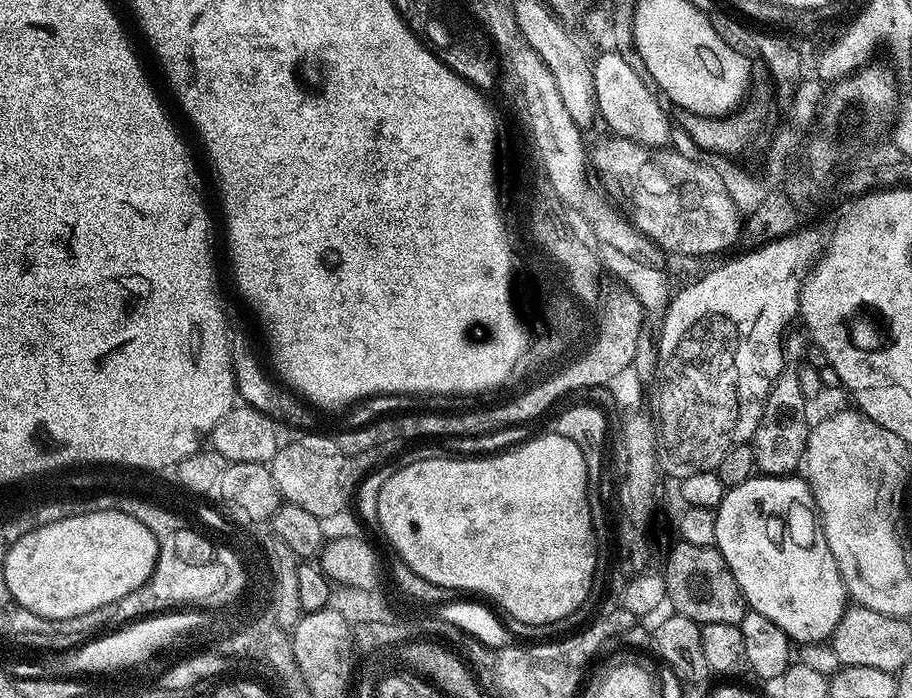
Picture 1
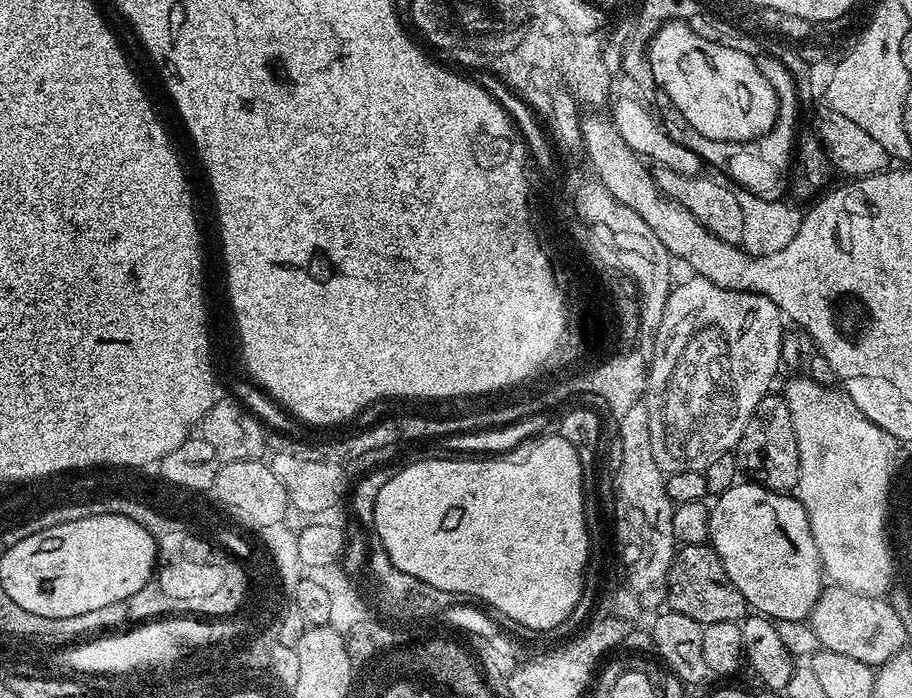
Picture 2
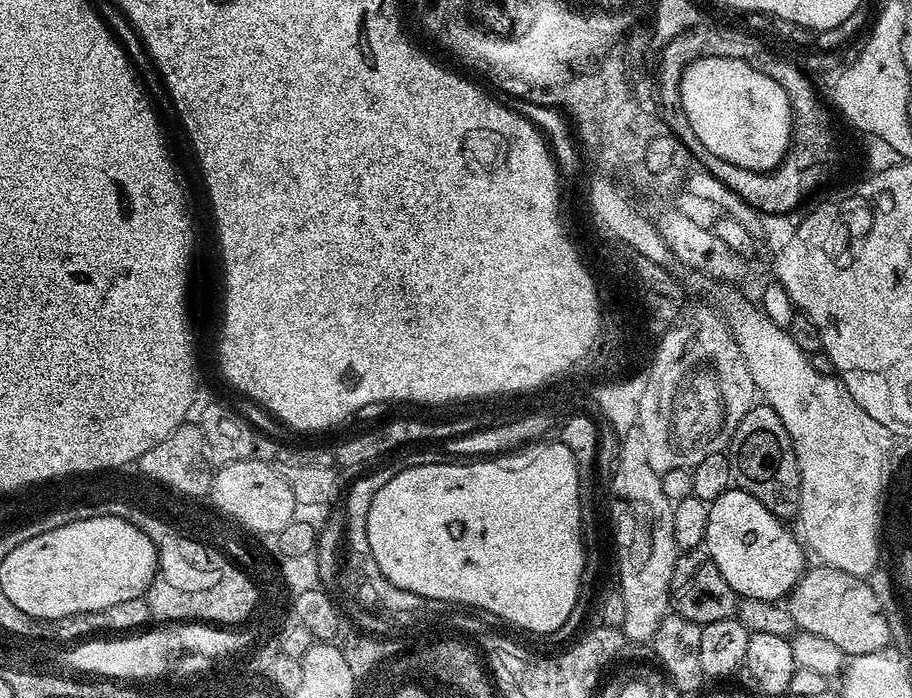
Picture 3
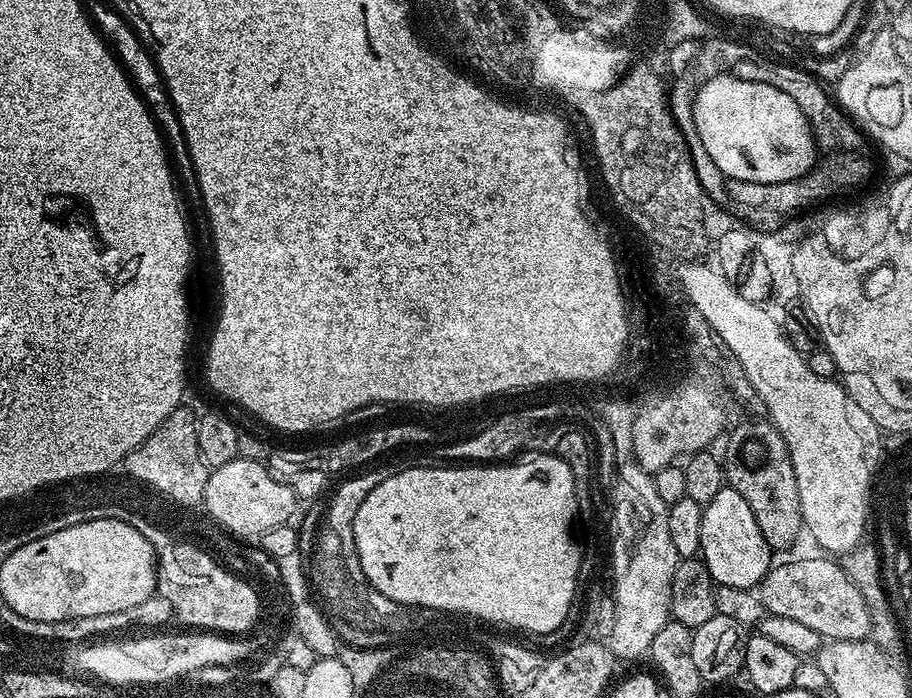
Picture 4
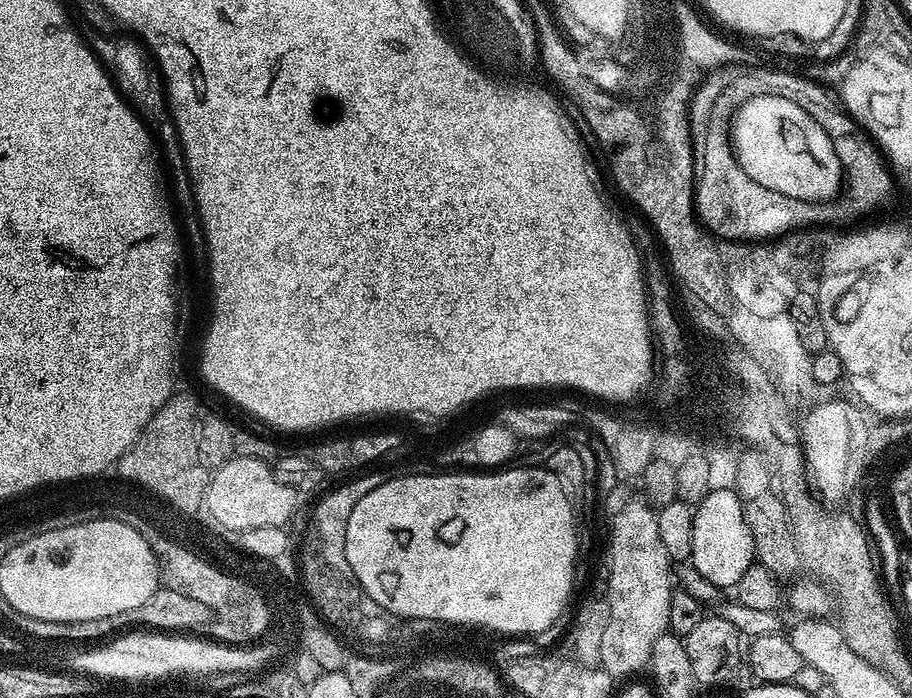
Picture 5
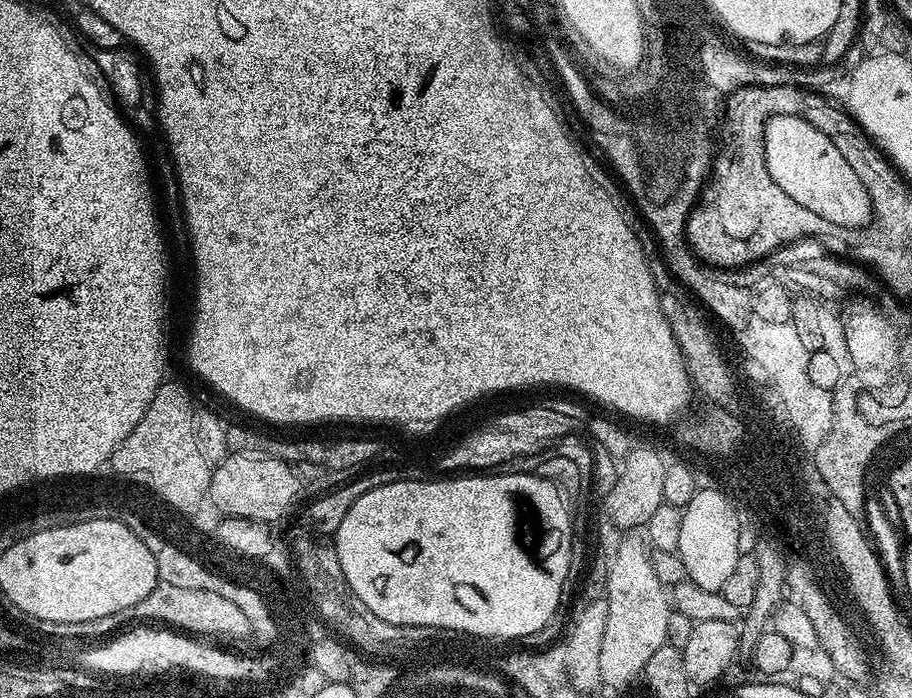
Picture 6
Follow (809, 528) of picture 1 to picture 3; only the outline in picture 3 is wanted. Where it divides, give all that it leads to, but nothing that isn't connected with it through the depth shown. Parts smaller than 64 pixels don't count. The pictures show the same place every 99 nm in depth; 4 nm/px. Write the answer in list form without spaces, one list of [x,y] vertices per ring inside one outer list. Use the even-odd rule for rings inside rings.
[[[737,486],[729,488],[726,494],[709,503],[703,547],[714,566],[722,570],[722,578],[730,582],[737,597],[780,602],[800,581],[806,571],[805,549],[797,537],[797,541],[792,537],[787,526],[757,497]]]

